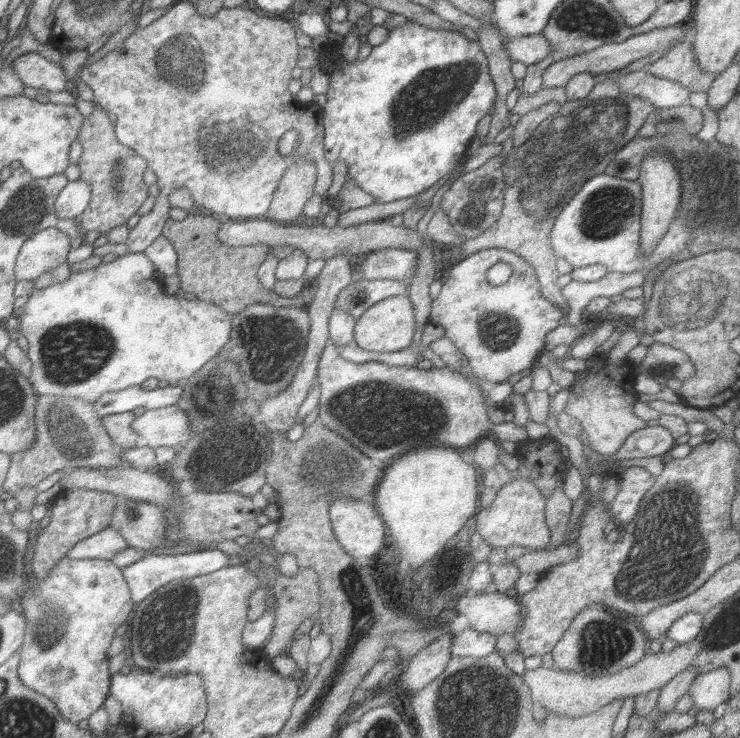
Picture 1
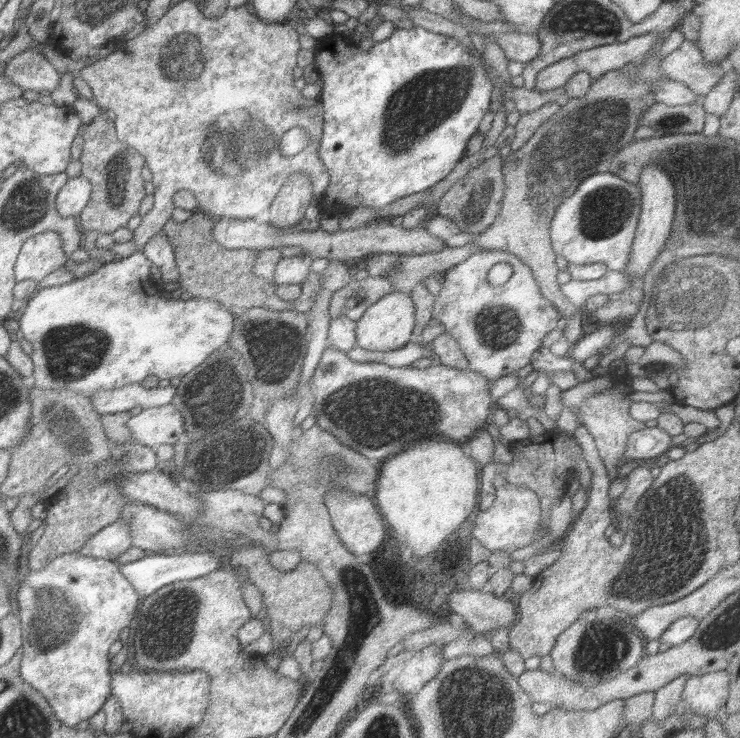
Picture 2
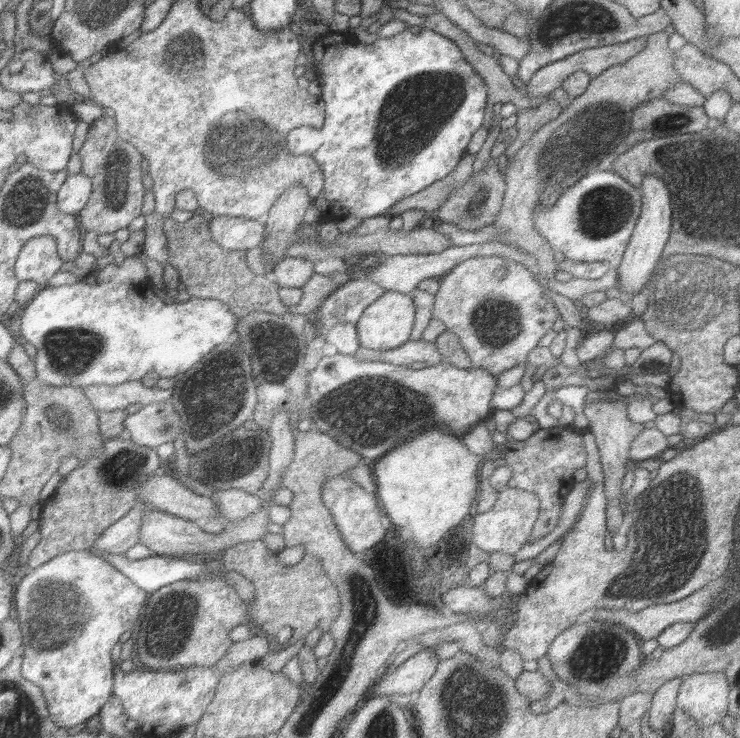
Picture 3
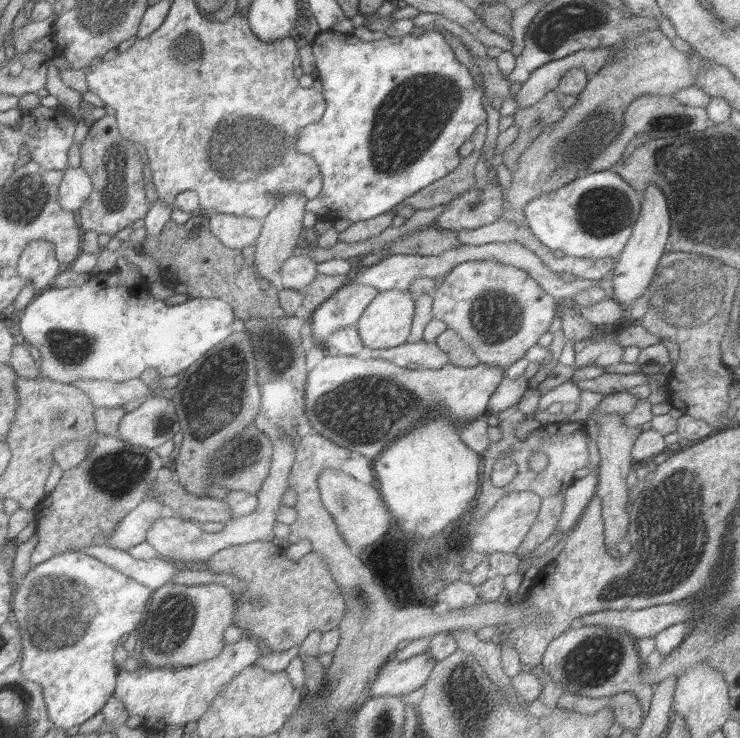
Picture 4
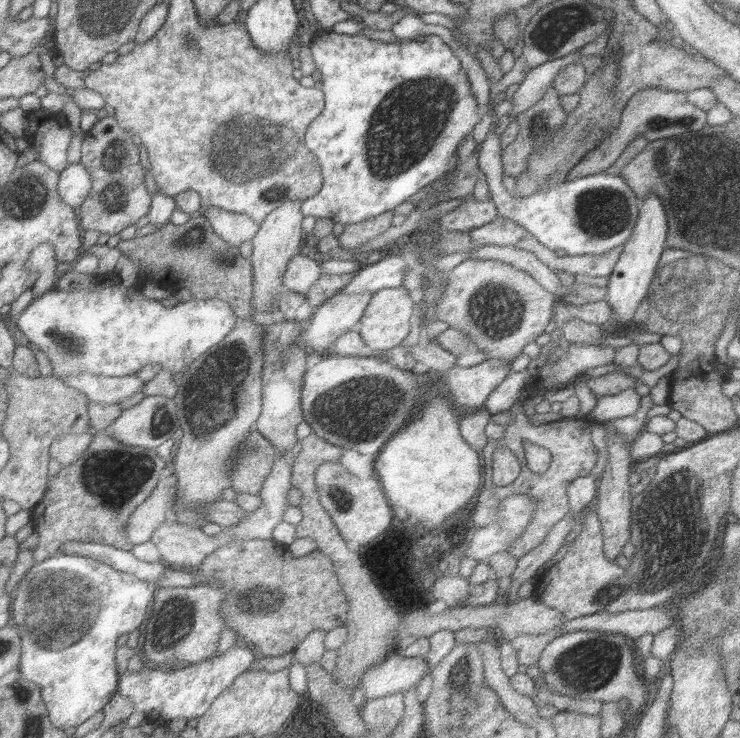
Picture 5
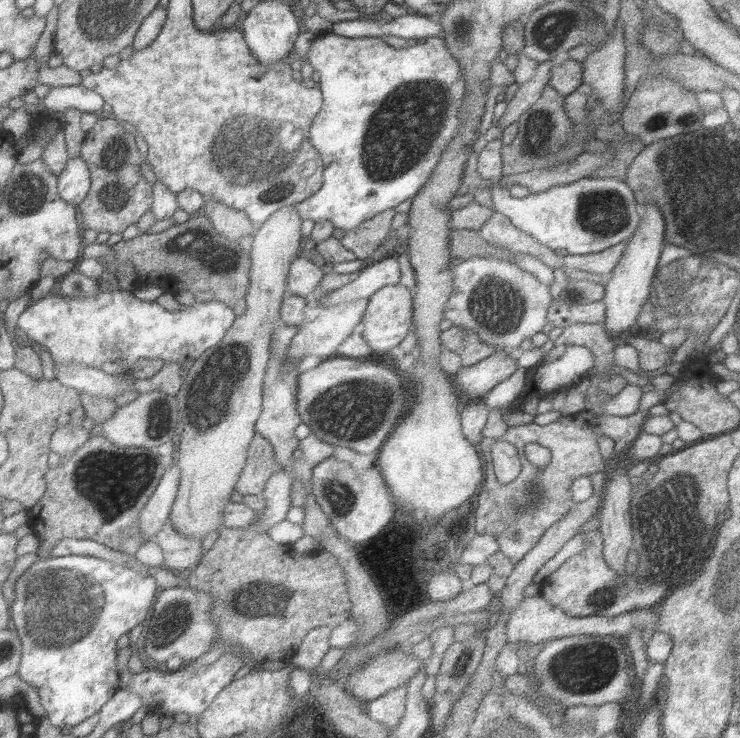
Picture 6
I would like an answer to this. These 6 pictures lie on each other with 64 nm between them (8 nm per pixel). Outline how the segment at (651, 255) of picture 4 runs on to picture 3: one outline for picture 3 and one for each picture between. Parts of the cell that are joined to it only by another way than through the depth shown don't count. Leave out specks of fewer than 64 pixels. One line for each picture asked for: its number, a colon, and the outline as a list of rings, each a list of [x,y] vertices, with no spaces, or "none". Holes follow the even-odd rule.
3: [[[647,174],[641,180],[639,186],[641,192],[641,214],[639,220],[635,224],[633,236],[625,248],[623,260],[617,266],[617,280],[619,280],[619,288],[621,292],[627,294],[635,294],[641,288],[645,288],[645,282],[651,280],[653,270],[657,266],[657,260],[661,256],[661,250],[665,248],[669,234],[671,234],[671,224],[673,224],[673,208],[671,208],[671,196],[667,190],[667,184],[663,182],[663,178],[655,176],[655,174]]]

